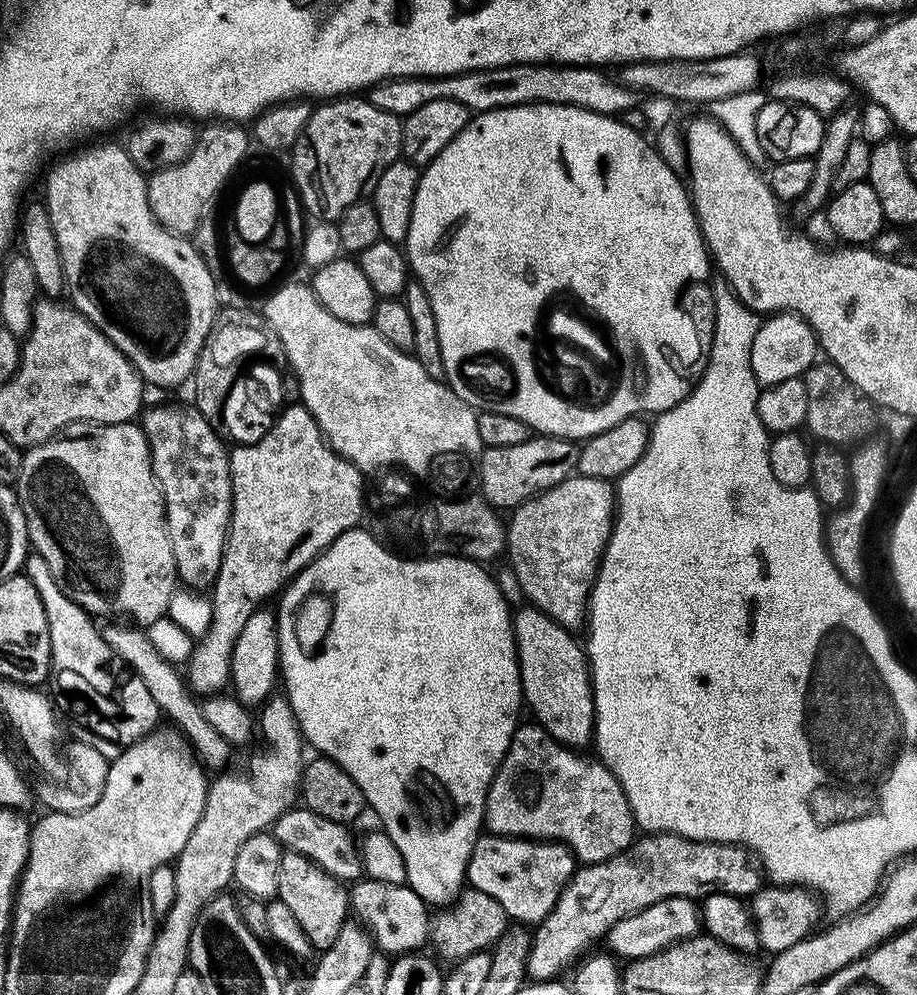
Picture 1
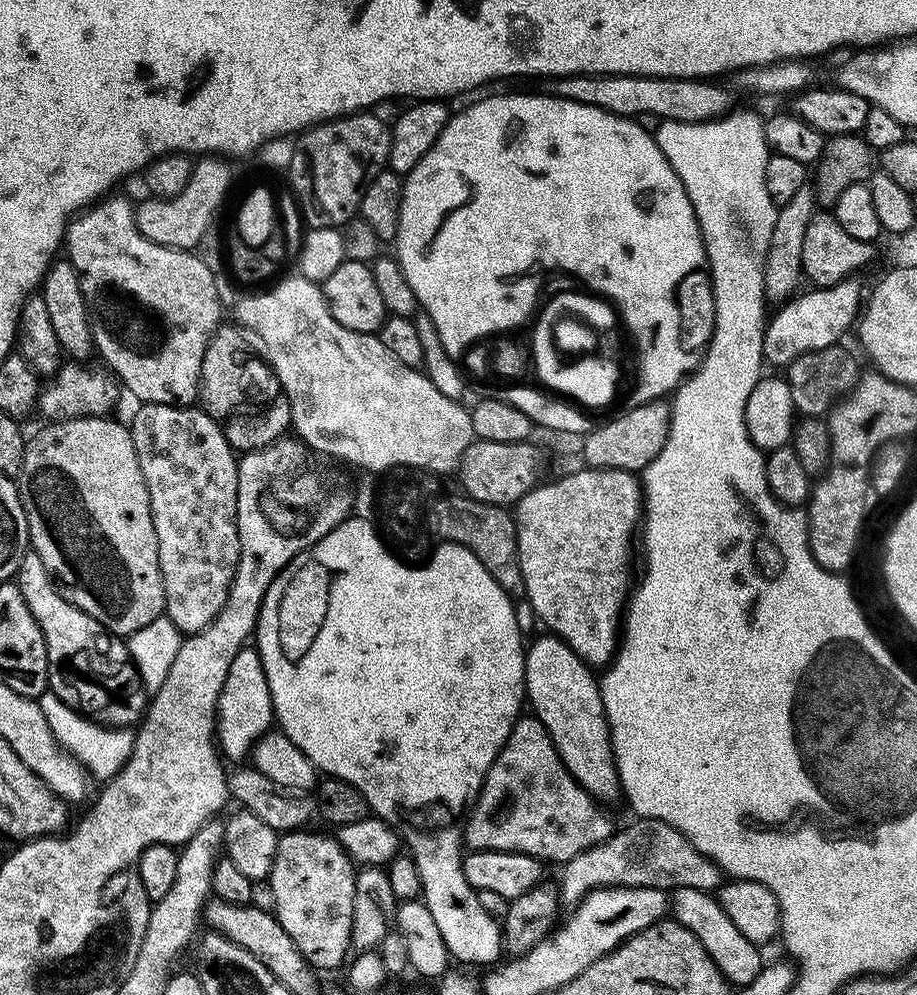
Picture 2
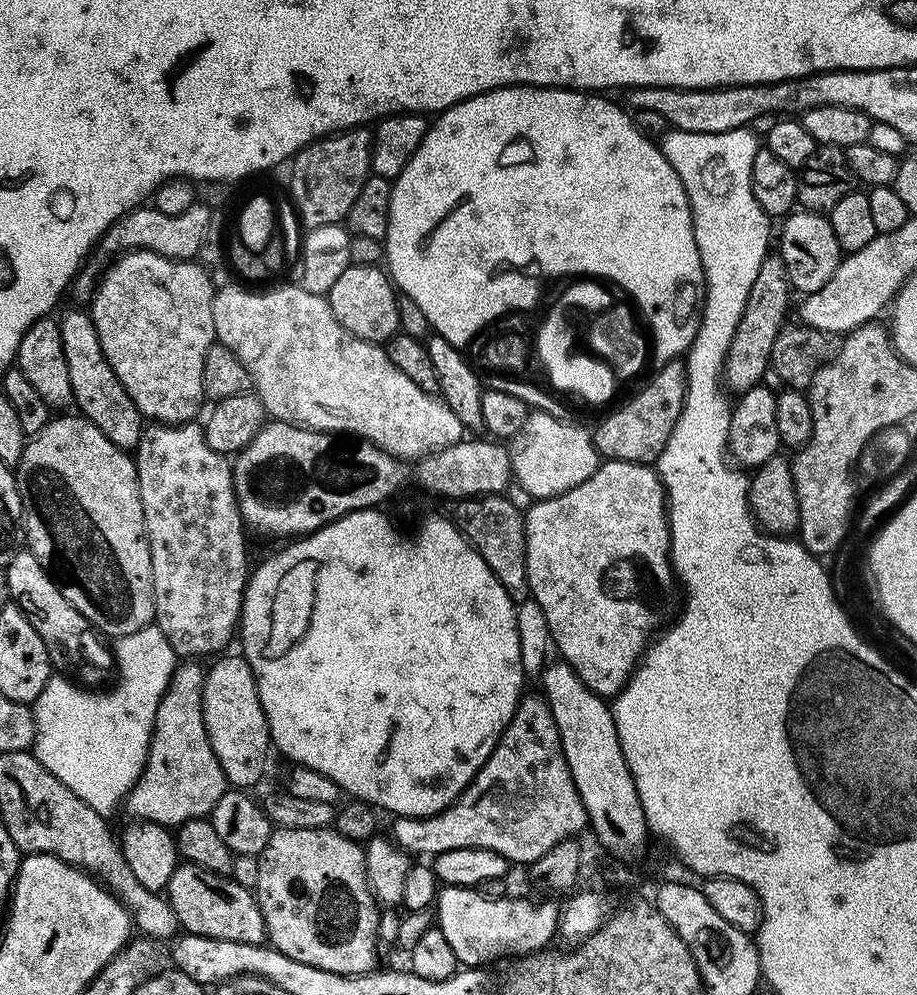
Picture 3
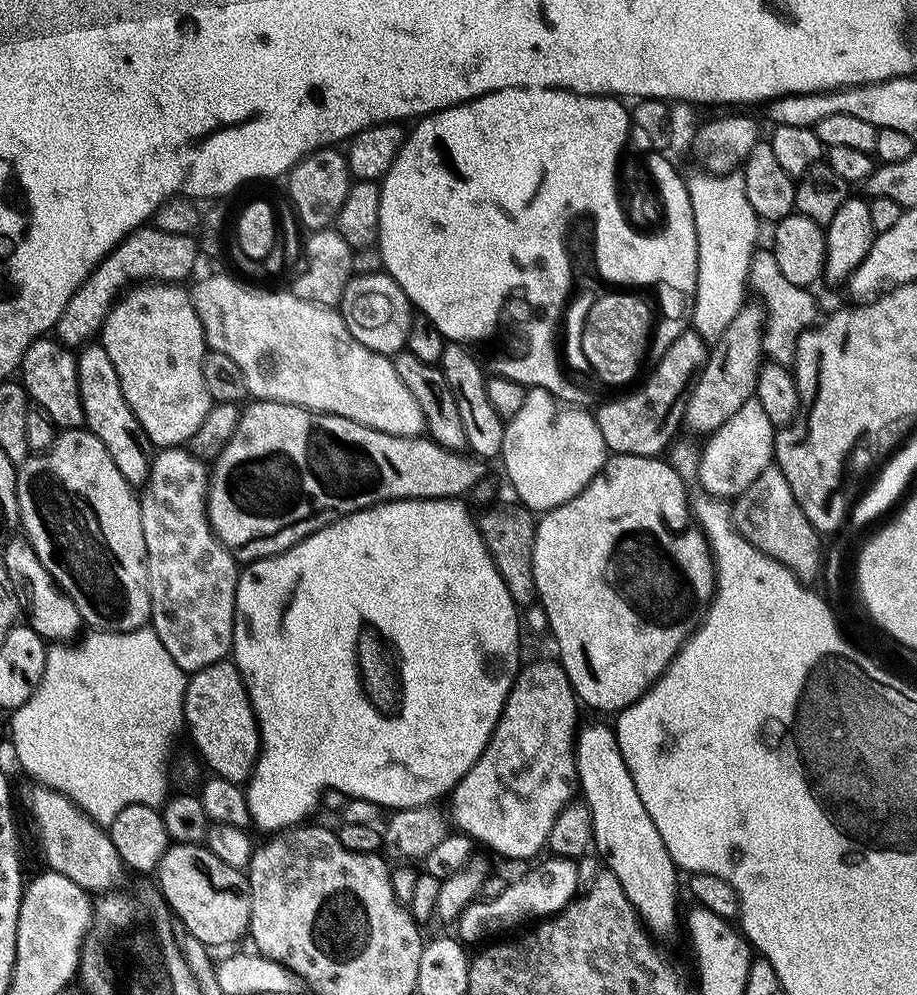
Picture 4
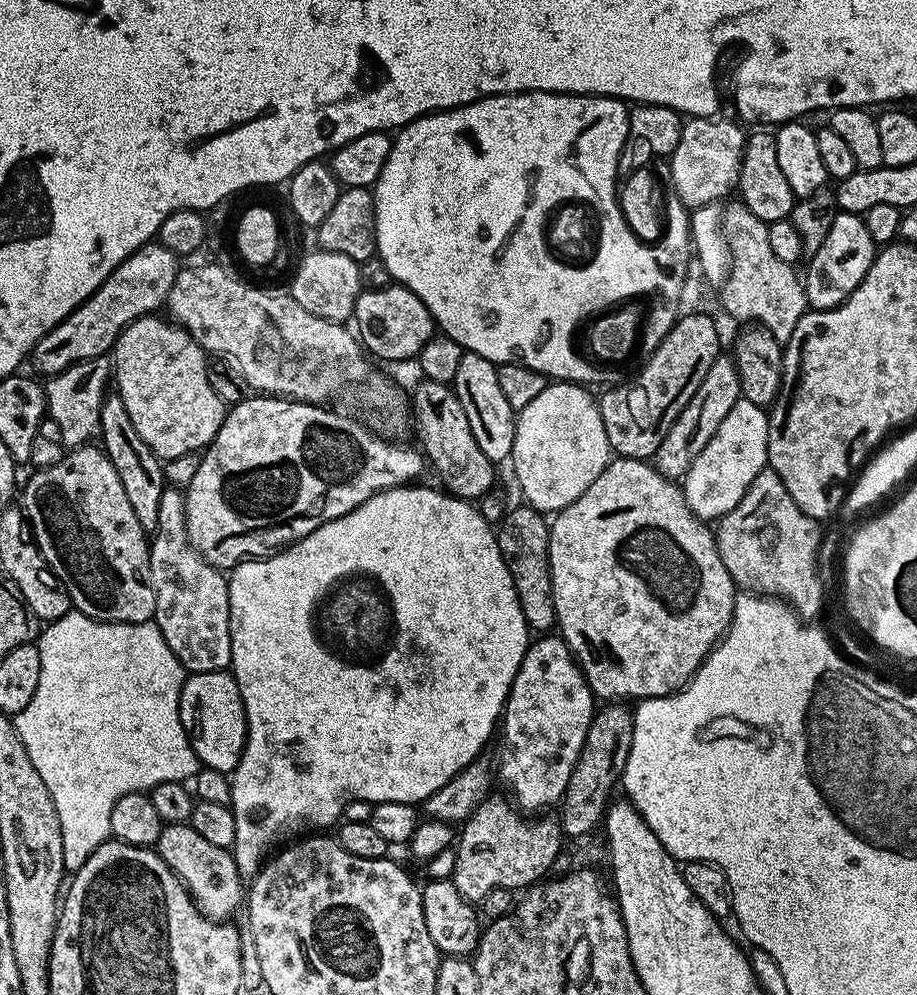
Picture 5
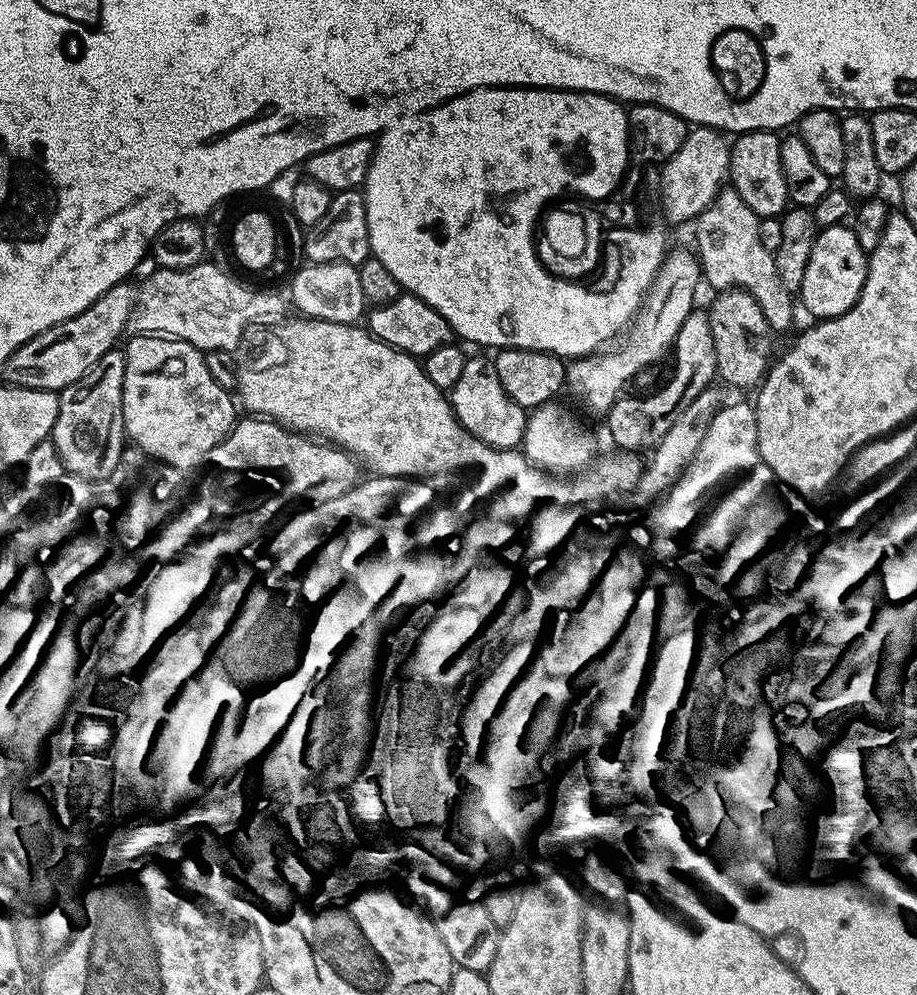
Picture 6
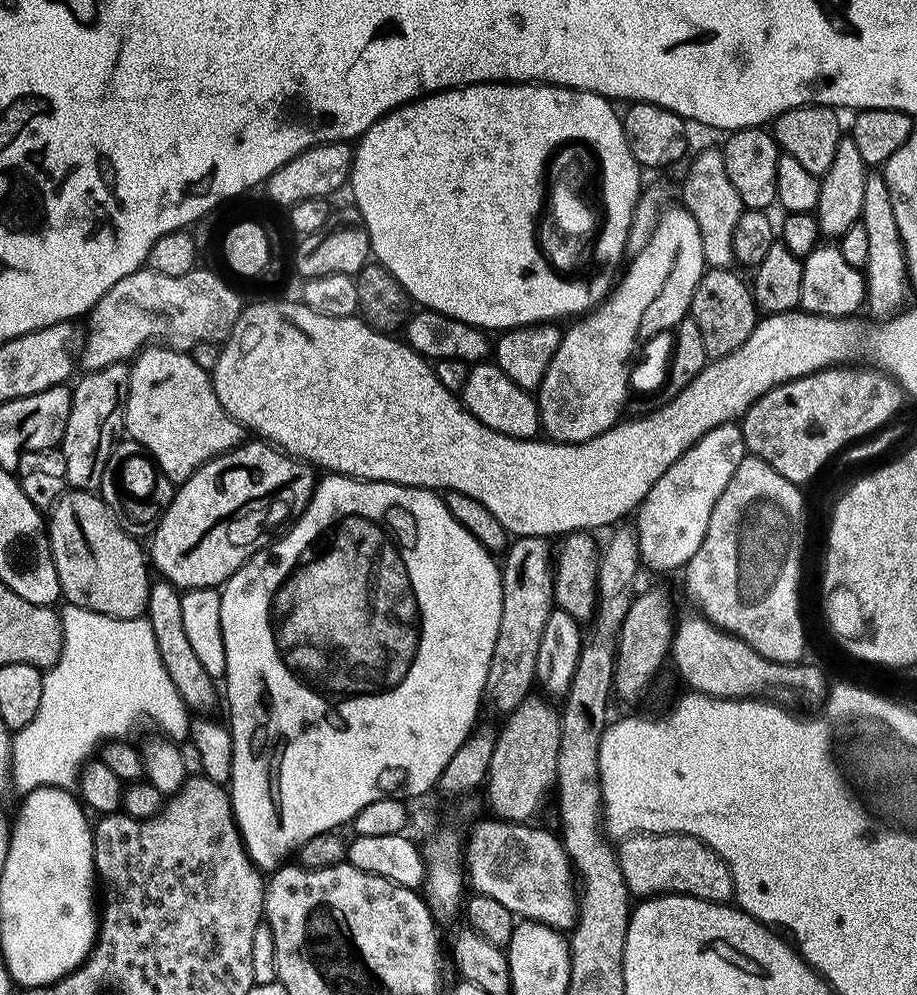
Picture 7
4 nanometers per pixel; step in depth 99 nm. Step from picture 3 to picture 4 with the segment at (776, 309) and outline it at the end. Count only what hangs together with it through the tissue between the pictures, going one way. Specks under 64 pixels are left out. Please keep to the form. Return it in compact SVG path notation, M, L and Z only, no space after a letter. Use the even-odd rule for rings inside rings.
M745 303L744 307L738 310L738 314L734 314L734 322L730 322L730 326L726 326L726 330L722 330L720 337L711 345L706 366L702 370L702 374L690 394L690 402L686 406L683 422L685 429L689 428L690 431L697 432L700 438L707 437L720 428L722 422L726 422L726 418L731 418L740 407L746 406L746 402L755 397L760 366L766 360L763 333L764 317L764 309L759 303Z

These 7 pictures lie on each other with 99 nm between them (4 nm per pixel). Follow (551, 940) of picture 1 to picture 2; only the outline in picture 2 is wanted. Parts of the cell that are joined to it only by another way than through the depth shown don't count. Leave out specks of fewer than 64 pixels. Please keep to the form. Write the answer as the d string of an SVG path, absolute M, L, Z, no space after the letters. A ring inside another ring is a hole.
M633 819L633 824L628 824L624 829L613 831L607 840L601 844L590 846L582 850L574 858L563 861L558 879L560 899L565 905L575 906L583 900L587 892L596 888L663 888L675 890L680 887L693 887L709 893L715 893L720 885L725 883L726 873L719 864L715 864L709 856L703 856L700 851L690 843L674 826L661 820Z

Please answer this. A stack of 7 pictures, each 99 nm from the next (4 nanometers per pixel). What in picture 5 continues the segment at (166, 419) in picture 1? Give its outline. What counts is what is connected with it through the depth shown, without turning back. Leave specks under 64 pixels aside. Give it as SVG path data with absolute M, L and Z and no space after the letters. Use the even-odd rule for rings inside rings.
M165 487L161 496L157 530L148 550L146 569L147 575L152 575L152 592L156 595L154 622L162 638L166 638L166 646L170 646L180 665L189 673L225 671L232 662L228 576L209 564L189 542L185 499L179 487Z

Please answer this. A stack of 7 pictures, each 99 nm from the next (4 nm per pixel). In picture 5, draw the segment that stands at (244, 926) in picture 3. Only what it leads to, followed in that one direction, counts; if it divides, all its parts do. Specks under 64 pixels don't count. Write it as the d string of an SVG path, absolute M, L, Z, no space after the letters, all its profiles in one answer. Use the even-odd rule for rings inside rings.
M165 823L154 845L155 851L170 866L184 887L196 901L197 910L208 920L224 922L236 907L246 900L246 884L240 874L240 866L229 849L218 847L204 839L191 823Z

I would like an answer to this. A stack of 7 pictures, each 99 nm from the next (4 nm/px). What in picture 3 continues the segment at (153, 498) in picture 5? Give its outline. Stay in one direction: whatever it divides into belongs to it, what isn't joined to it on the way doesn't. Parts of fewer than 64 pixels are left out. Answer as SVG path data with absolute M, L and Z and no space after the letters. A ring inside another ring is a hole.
M80 306L71 307L66 309L61 316L58 316L58 323L62 334L62 350L66 354L66 370L70 370L72 404L75 407L80 407L77 408L79 415L86 417L90 422L94 422L94 426L98 426L98 430L102 430L102 434L106 434L106 438L110 438L110 442L114 442L114 446L125 450L135 450L144 433L146 421L141 416L138 406L134 406L130 394L126 394L122 382L118 382L118 374L114 374L110 362L106 362L102 342L98 342L98 330L94 330L91 311Z

